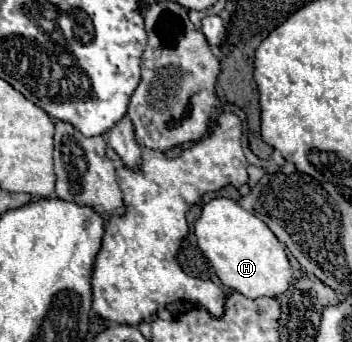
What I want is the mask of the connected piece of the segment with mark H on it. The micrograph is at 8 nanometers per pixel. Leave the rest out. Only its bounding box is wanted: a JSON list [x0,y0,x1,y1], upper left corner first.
[195,198,293,298]

